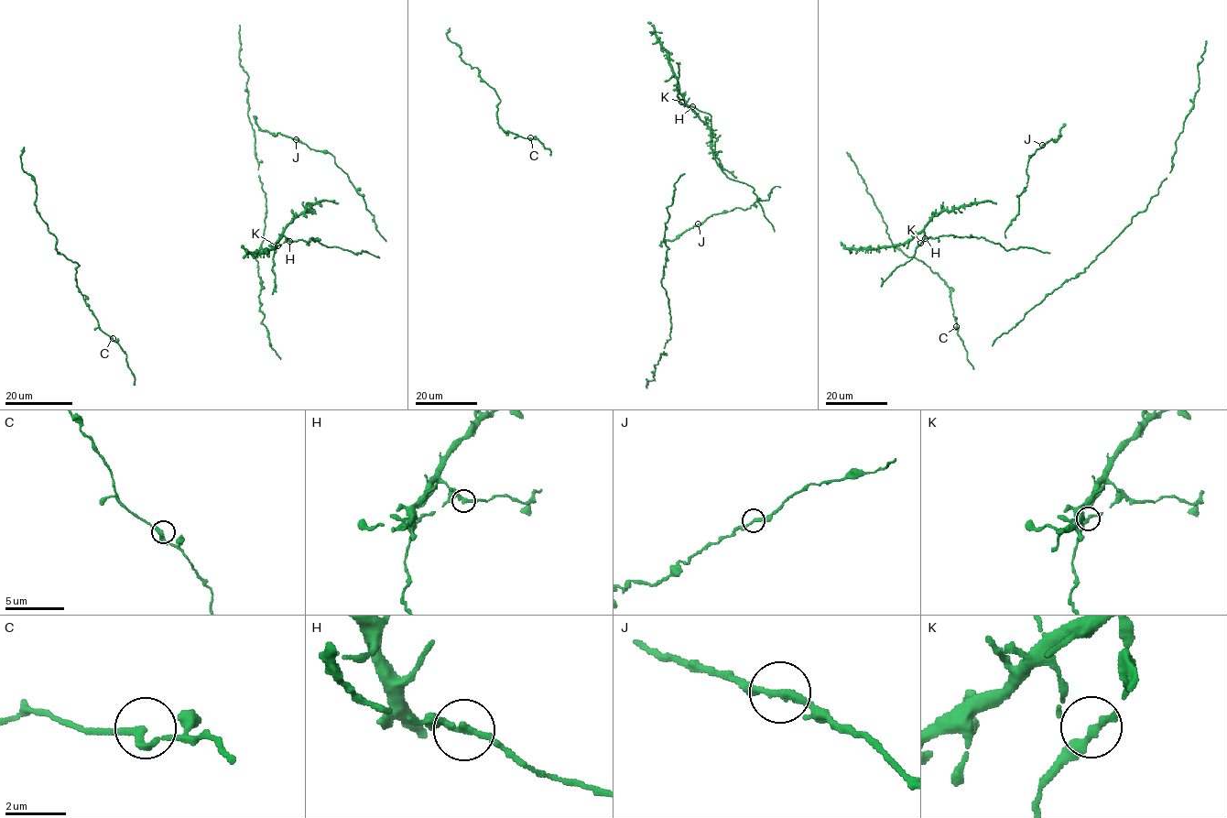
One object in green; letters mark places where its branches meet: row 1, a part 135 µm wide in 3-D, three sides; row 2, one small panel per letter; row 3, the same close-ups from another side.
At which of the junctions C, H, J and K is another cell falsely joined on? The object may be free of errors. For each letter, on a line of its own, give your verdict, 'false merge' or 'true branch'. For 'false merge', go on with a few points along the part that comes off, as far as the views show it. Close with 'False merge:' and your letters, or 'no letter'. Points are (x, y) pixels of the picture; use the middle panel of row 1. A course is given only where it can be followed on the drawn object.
C: true branch
H: true branch
J: true branch
K: true branch
False merge: no letter

